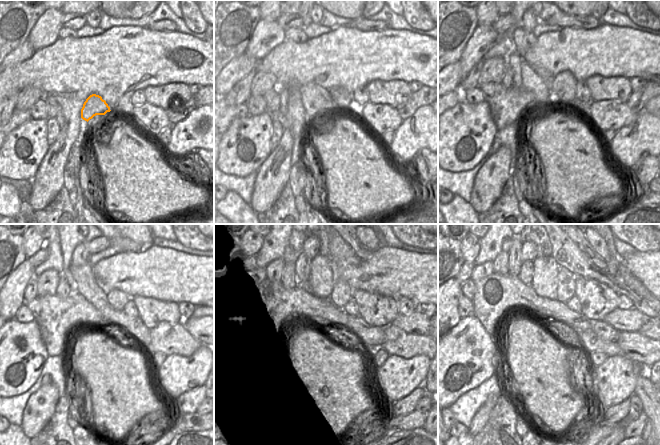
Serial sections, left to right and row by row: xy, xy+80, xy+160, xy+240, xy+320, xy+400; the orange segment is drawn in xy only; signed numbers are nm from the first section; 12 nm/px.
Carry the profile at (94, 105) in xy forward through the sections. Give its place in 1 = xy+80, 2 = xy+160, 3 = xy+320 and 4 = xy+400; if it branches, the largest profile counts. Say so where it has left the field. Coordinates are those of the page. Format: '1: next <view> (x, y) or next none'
1: next xy+80 (315, 99)
2: next xy+160 (530, 80)
3: next xy+320 (289, 257)
4: next xy+400 (506, 244)

